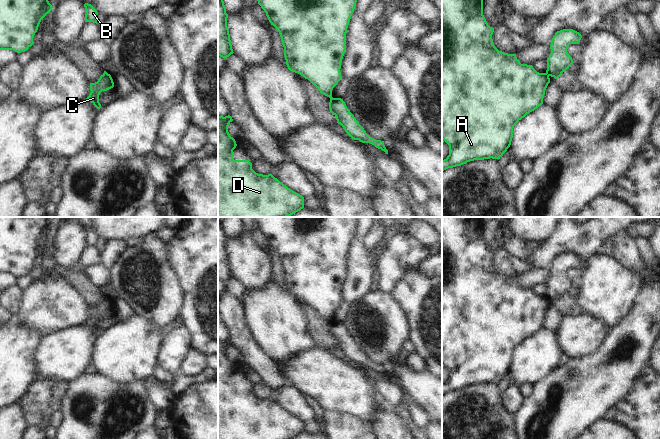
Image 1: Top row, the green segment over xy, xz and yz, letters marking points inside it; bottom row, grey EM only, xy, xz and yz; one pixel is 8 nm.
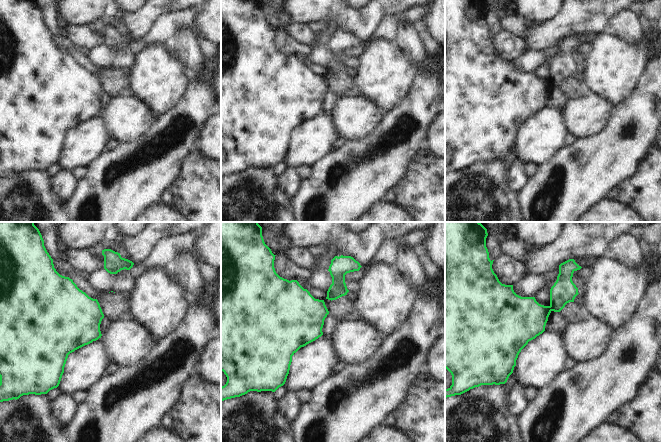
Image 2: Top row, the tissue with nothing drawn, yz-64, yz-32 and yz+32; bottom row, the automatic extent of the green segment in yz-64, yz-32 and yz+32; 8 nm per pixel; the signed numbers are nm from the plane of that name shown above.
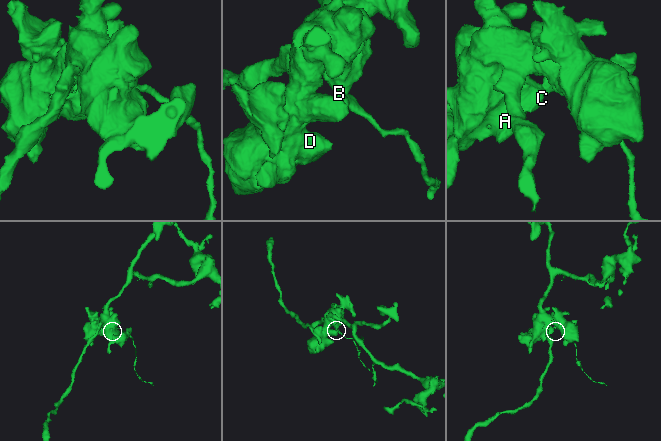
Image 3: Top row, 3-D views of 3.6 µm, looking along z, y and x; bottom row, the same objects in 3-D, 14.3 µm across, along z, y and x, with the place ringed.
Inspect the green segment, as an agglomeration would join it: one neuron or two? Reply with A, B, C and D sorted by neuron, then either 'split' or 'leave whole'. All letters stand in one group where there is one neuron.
A C D / B; split

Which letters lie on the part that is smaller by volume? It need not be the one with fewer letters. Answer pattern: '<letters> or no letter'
B

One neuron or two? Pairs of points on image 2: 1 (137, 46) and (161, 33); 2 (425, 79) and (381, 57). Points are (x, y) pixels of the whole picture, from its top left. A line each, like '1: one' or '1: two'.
1: one
2: two

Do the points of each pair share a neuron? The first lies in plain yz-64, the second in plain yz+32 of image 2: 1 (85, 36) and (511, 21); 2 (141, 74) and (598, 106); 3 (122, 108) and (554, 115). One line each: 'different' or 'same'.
1: same
2: different
3: different

